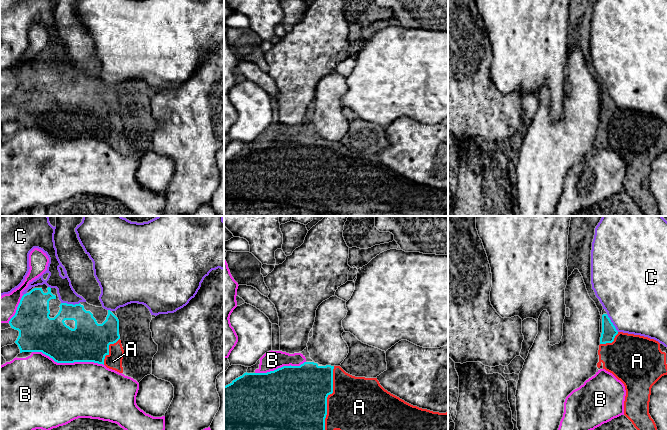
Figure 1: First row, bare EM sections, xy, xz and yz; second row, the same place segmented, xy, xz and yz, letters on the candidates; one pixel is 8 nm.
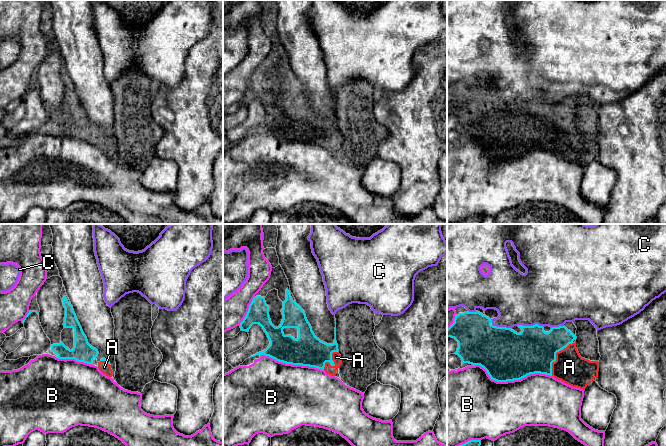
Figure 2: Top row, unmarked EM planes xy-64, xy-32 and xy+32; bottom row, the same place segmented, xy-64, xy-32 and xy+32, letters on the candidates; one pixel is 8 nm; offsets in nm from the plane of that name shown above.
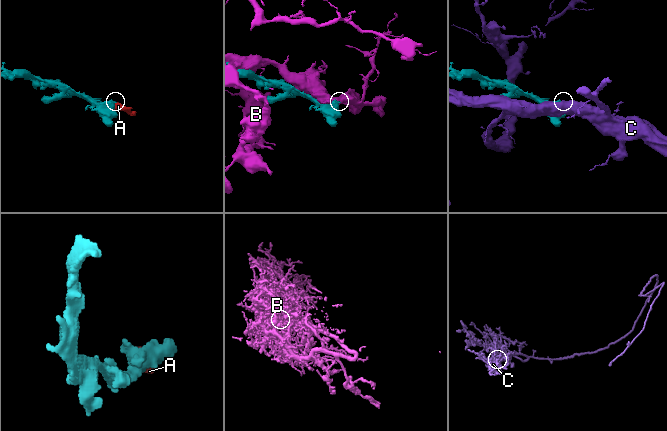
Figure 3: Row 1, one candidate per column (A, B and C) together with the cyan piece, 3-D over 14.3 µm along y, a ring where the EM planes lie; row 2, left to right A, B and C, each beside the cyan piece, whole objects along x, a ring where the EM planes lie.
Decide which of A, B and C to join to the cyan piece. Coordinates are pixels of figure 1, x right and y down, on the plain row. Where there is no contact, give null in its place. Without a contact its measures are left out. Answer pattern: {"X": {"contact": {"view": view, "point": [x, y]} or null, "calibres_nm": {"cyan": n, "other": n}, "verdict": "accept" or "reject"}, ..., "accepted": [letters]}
{"A": {"contact": {"view": "xz", "point": [326, 176]}, "calibres_nm": {"cyan": 500, "other": 460}, "verdict": "accept"}, "B": {"contact": {"view": "xy", "point": [68, 138]}, "calibres_nm": {"cyan": 320, "other": 480}, "verdict": "reject"}, "C": {"contact": {"view": "xy", "point": [70, 80]}, "calibres_nm": {"cyan": 200, "other": 140}, "verdict": "reject"}, "accepted": ["A"]}

